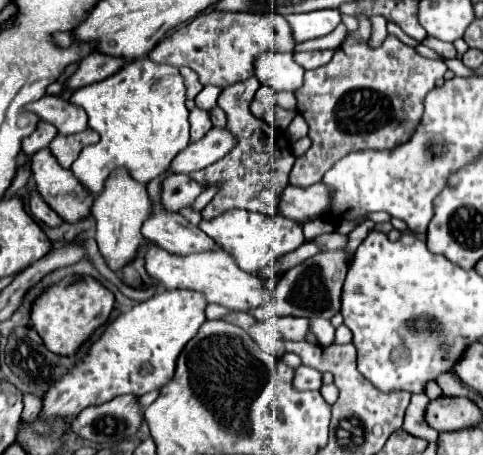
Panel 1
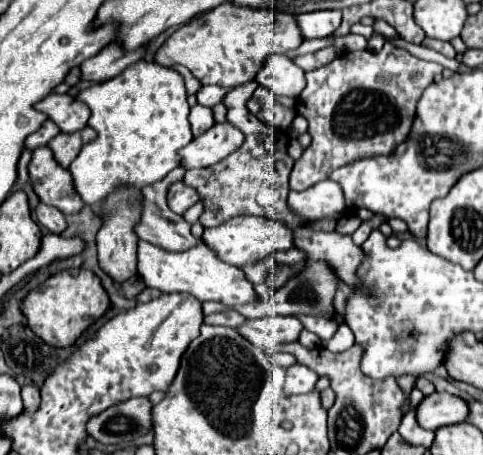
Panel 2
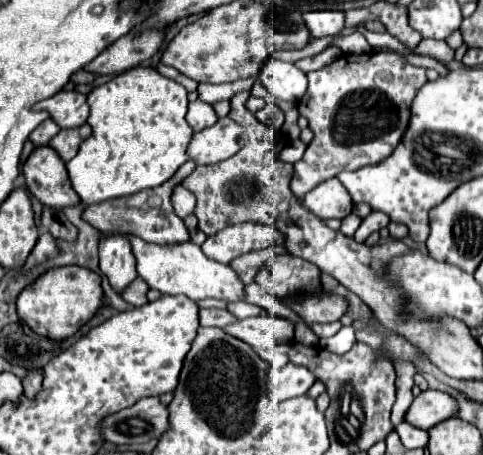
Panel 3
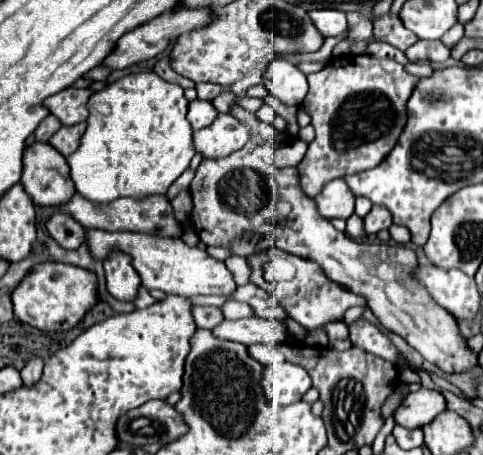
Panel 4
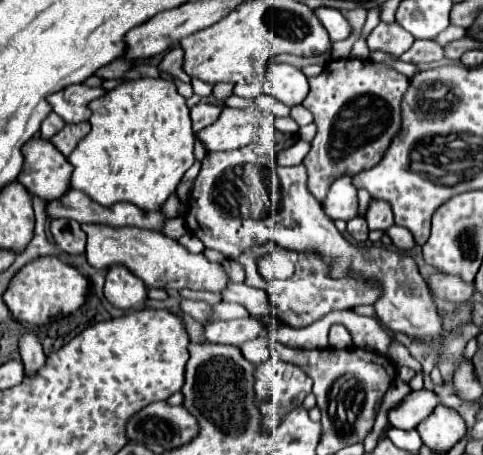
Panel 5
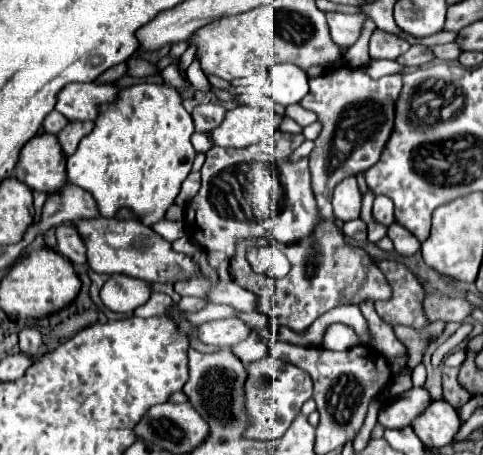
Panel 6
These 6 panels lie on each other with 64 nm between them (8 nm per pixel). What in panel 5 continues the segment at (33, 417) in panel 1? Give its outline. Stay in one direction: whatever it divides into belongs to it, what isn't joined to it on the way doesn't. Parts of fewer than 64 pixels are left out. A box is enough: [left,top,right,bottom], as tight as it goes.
[20,334,46,376]

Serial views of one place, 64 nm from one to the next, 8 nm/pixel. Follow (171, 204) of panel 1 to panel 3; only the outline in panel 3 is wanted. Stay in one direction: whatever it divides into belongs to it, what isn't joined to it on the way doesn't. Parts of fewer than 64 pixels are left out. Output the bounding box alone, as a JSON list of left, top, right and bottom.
[172,186,196,218]

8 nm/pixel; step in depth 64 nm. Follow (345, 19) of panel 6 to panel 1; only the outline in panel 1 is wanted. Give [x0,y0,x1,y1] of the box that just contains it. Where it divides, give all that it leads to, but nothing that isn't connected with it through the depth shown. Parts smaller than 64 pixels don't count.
[286,10,340,42]

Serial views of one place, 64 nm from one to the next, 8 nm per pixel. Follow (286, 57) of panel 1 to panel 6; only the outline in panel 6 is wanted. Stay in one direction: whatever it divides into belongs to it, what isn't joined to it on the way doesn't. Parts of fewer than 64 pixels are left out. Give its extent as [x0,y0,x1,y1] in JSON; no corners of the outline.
[264,62,308,106]

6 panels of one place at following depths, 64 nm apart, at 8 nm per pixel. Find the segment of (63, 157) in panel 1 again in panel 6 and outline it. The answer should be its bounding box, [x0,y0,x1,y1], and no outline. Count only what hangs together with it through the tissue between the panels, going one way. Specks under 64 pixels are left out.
[58,122,94,156]

